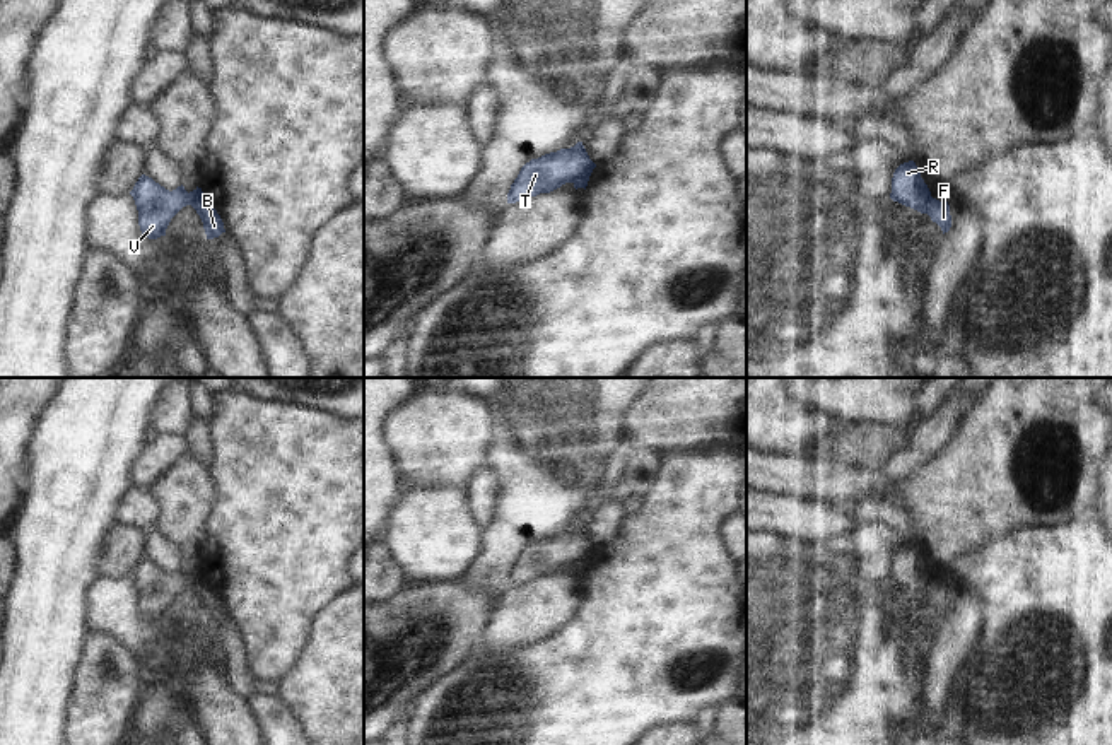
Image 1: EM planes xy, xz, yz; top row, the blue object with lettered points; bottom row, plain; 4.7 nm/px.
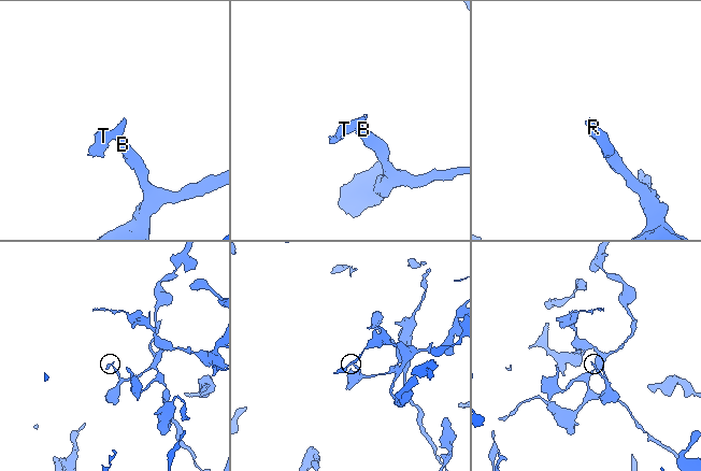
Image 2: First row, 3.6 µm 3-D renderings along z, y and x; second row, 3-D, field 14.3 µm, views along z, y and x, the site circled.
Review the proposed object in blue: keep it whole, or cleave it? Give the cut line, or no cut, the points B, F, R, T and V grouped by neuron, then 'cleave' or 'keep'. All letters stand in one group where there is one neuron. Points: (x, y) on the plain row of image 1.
cut in yz along (931, 580), (923, 595); B F / R T V; cleave

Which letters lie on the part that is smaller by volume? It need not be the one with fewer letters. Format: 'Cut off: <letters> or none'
Cut off: R, T, V

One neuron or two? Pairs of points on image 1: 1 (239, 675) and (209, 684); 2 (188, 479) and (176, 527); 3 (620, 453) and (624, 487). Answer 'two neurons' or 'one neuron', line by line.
1: two neurons
2: one neuron
3: two neurons

